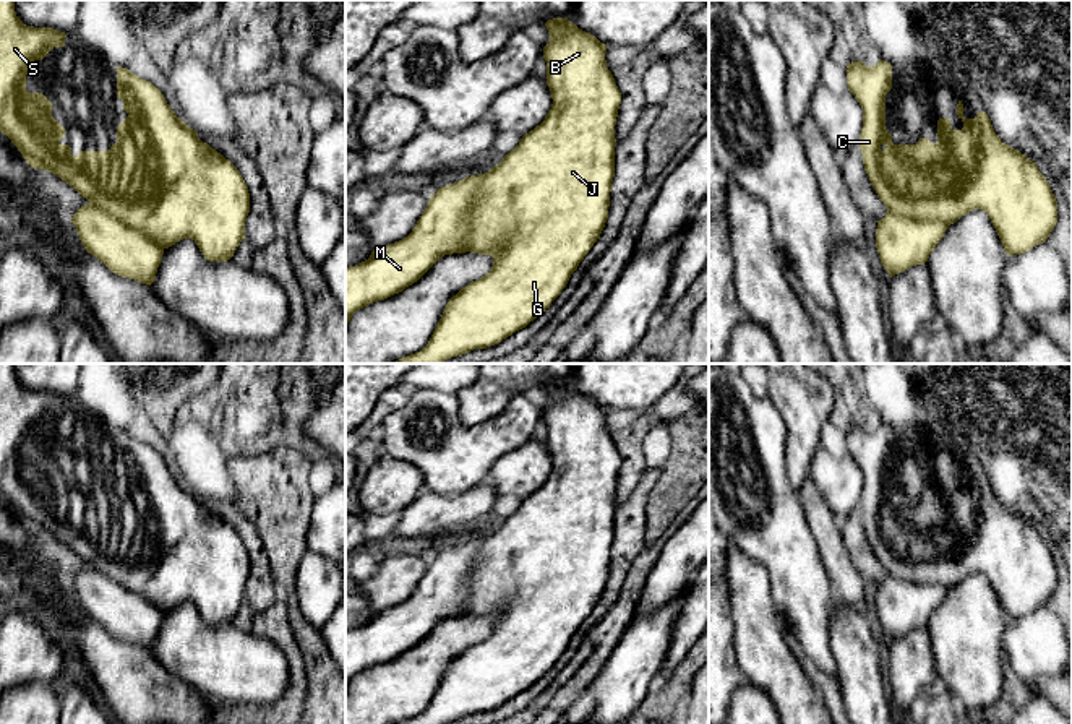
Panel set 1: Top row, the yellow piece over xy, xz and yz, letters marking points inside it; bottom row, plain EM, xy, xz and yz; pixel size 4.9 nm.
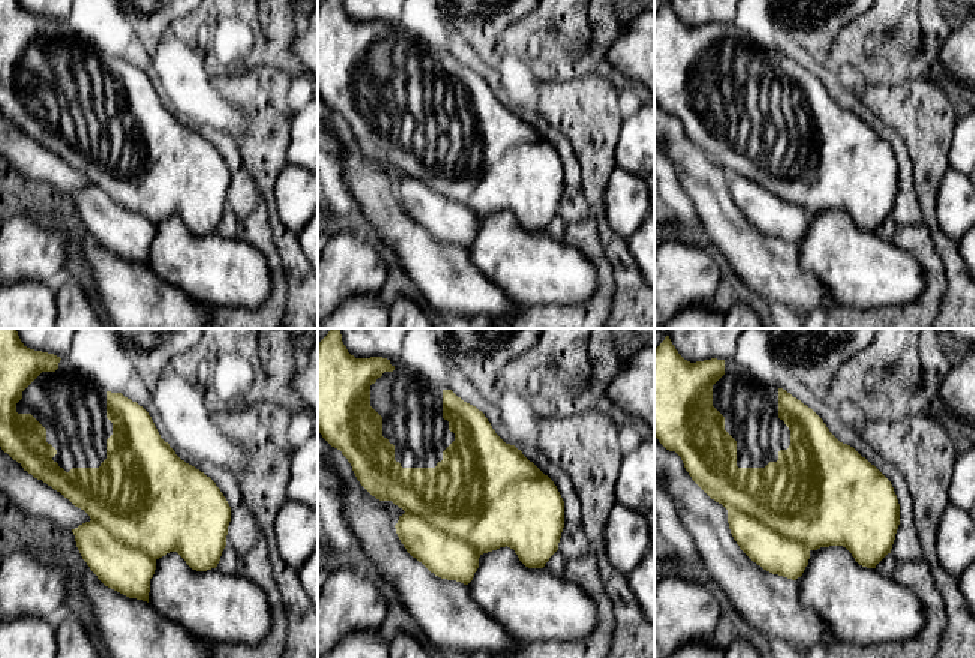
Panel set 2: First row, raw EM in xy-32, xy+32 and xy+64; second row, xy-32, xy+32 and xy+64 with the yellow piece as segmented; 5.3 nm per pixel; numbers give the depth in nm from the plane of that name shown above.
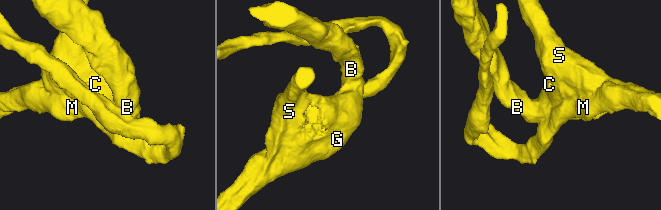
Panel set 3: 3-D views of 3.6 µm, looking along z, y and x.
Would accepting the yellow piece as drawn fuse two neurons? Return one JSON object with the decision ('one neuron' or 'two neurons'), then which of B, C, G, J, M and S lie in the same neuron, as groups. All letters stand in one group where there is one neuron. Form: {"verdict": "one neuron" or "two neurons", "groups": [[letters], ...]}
{"verdict": "two neurons", "groups": [["B", "C", "G", "J", "S"], ["M"]]}

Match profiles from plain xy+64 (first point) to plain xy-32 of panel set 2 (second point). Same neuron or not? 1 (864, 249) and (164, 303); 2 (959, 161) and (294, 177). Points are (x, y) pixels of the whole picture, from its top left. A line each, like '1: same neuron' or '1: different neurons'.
1: different neurons
2: different neurons

